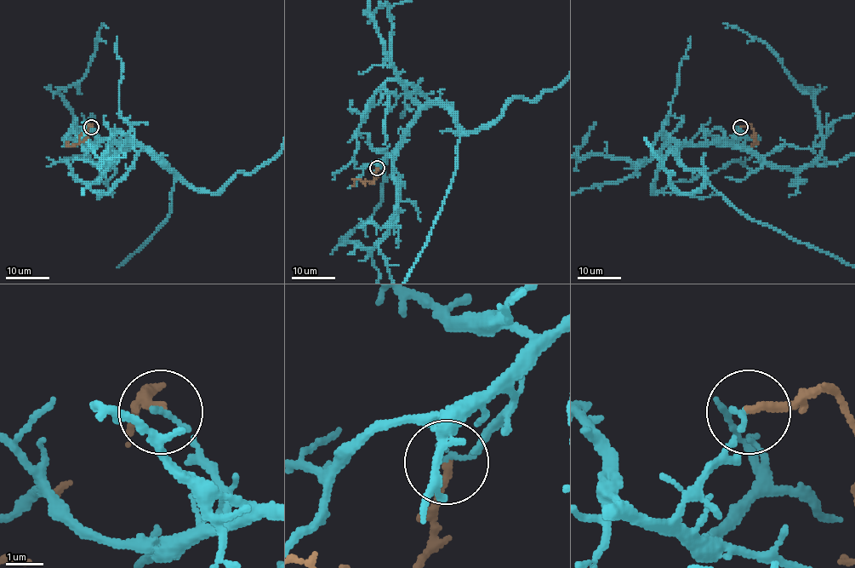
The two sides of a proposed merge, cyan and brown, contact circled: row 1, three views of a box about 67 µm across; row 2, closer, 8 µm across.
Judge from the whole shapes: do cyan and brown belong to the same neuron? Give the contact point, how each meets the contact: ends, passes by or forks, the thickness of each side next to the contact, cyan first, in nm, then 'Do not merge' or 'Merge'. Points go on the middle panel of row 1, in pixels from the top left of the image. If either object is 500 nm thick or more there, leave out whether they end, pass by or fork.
Place: (377, 168). At the ring cyan ends. At the ring brown ends. Thickness 140 nm (cyan) against 200 nm. Do not merge

